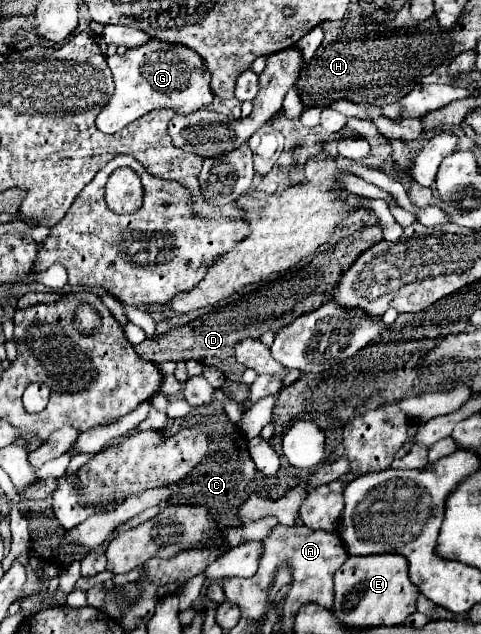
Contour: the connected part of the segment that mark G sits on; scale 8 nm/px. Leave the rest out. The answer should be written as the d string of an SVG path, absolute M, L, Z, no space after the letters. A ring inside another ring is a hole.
M150 41L144 47L128 49L124 55L108 57L108 67L114 75L116 91L110 103L100 111L96 125L104 133L116 133L152 109L172 107L182 115L198 111L212 103L210 77L200 55L184 45L170 45L164 41Z

